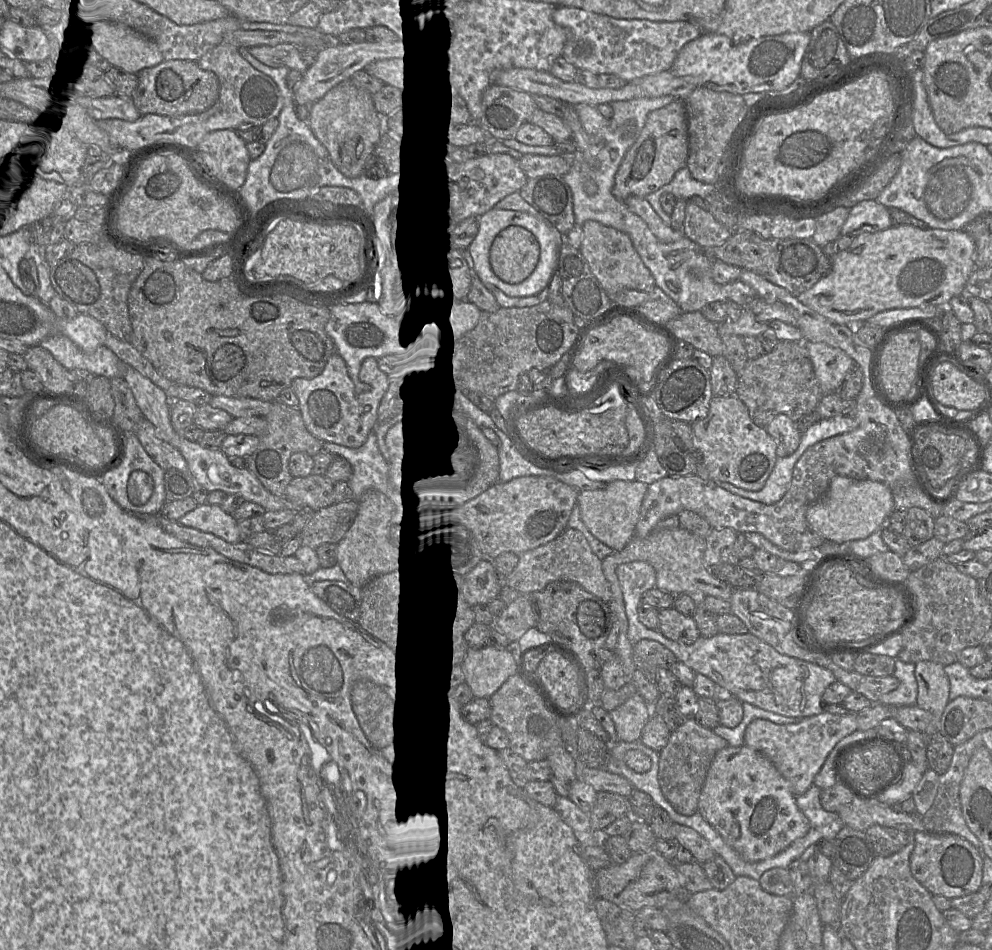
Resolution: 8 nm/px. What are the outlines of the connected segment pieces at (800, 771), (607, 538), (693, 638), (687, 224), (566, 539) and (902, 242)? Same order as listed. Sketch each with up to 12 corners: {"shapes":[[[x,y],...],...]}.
{"shapes":[[[857,713],[789,724],[754,719],[744,744],[765,755],[796,796],[858,730]],[[615,480],[579,491],[583,523],[621,551],[635,536],[647,488]],[[675,608],[658,611],[658,631],[693,645],[700,637],[692,617]],[[687,201],[682,231],[699,247],[721,245],[734,232]],[[566,528],[518,555],[504,584],[521,594],[571,581],[608,603],[585,536]],[[964,230],[854,237],[797,299],[860,325],[964,293]]]}

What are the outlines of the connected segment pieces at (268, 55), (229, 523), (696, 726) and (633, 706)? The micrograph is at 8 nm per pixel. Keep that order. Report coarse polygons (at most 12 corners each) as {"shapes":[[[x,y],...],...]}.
{"shapes":[[[290,43],[253,46],[248,52],[270,67],[303,74],[309,67]],[[198,505],[177,522],[232,544],[237,521],[220,505]],[[687,717],[658,756],[673,809],[698,811],[707,770],[729,746]],[[638,692],[610,711],[618,741],[640,740],[652,714]]]}

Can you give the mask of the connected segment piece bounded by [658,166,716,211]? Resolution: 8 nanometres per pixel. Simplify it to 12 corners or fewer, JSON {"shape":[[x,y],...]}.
{"shape":[[688,166],[679,169],[660,188],[660,198],[673,194],[677,199],[706,198],[716,188],[696,180]]}

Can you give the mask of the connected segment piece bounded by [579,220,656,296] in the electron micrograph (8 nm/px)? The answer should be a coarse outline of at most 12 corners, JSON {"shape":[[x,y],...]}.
{"shape":[[593,220],[579,251],[608,296],[656,286],[627,233]]}

